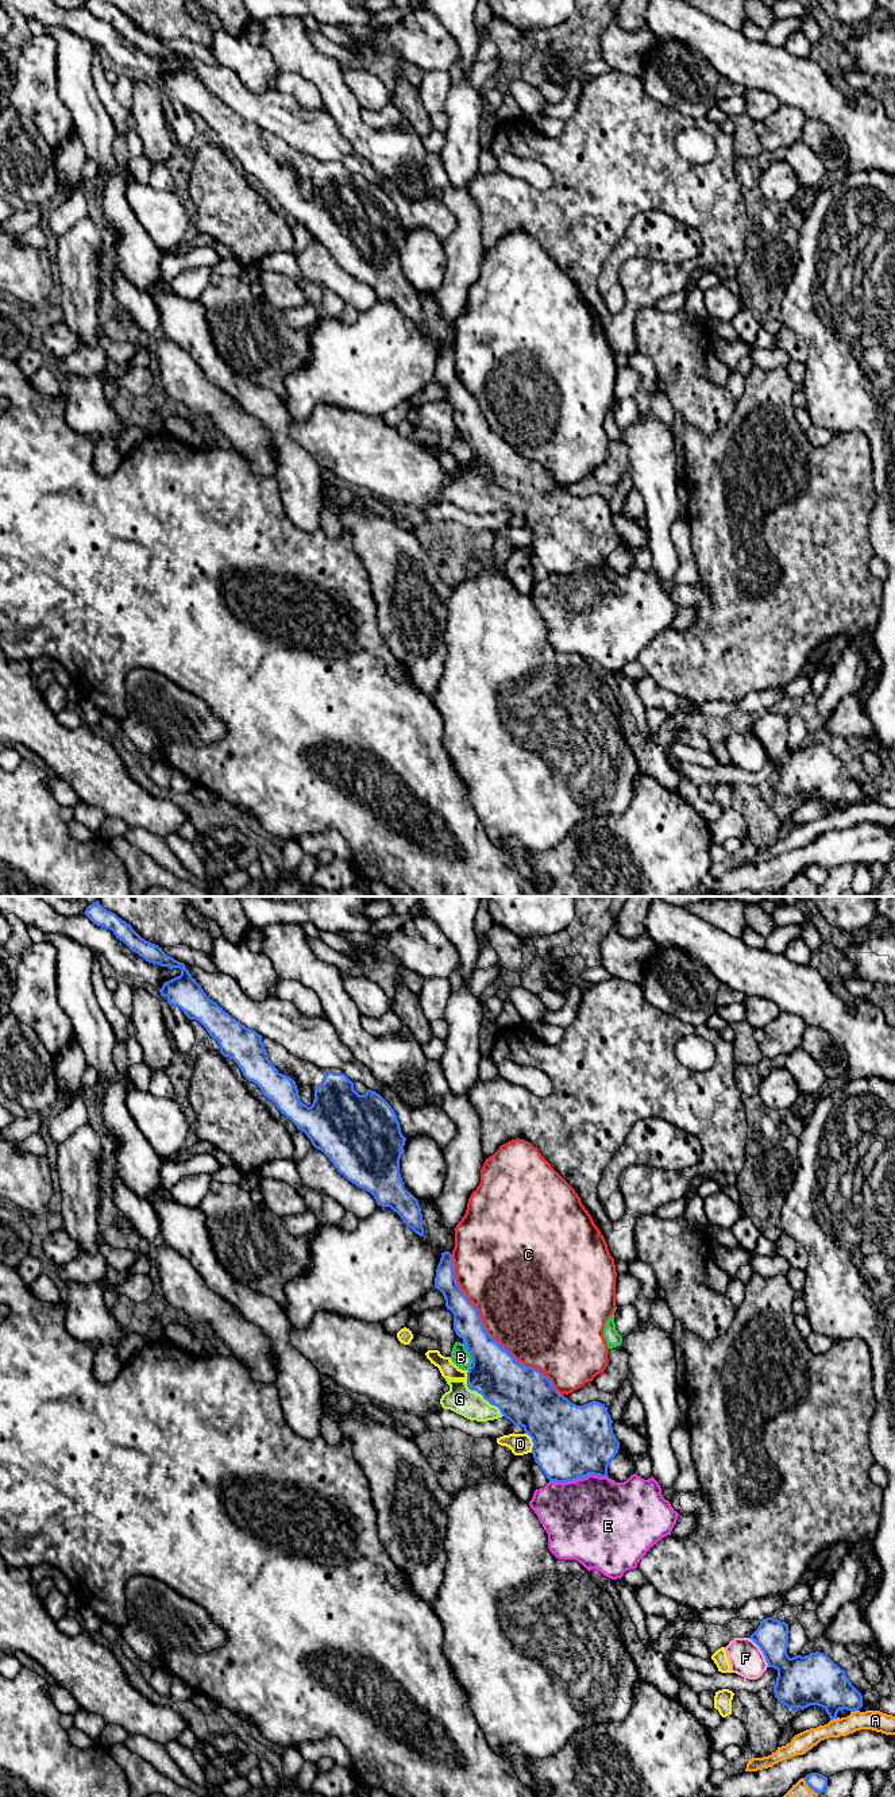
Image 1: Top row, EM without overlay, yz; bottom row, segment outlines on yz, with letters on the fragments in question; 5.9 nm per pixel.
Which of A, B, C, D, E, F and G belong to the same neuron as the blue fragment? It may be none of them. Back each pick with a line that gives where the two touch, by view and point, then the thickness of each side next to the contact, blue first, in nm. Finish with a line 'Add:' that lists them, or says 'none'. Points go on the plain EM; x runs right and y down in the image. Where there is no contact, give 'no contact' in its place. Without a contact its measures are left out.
G: yz (486, 492) | 340/160 nm
Add: G

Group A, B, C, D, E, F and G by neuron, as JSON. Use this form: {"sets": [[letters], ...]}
{"sets": [["A"], ["B"], ["C"], ["D"], ["E"], ["F"], ["G"]]}

